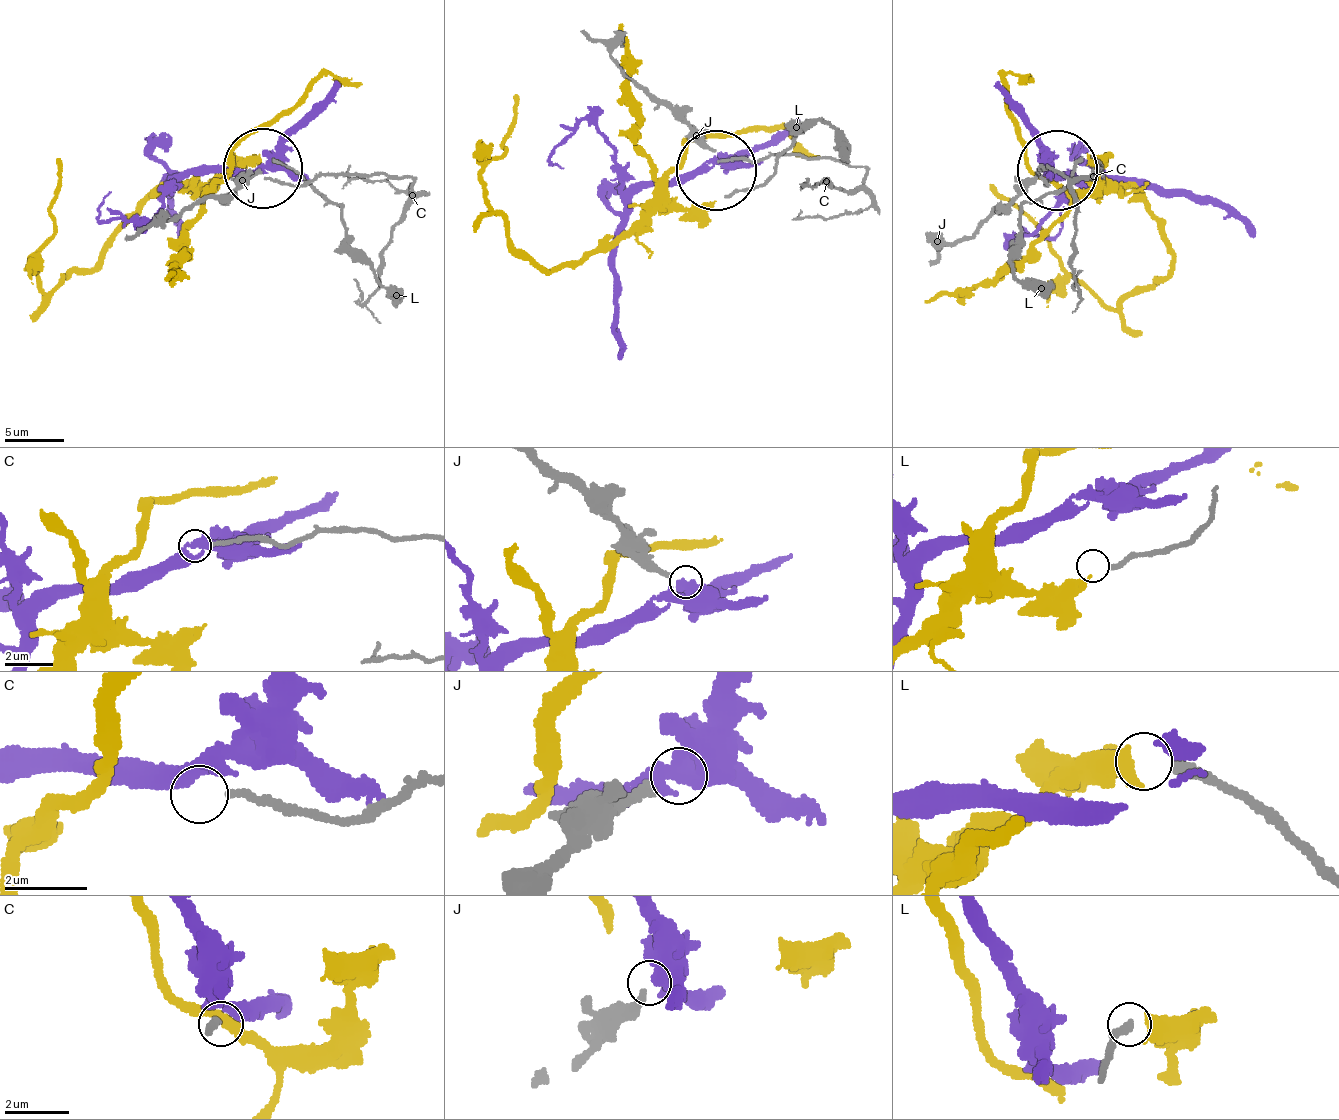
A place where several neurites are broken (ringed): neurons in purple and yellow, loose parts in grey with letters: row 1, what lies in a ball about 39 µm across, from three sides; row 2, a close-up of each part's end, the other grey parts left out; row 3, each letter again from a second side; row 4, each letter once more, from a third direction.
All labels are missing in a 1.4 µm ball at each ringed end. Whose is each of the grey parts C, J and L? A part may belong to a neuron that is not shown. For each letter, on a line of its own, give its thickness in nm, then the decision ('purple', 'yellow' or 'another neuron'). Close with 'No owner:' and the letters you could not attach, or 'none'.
C: 170 nm | another neuron
J: 240 nm | purple
L: 240 nm | yellow
No owner: C

